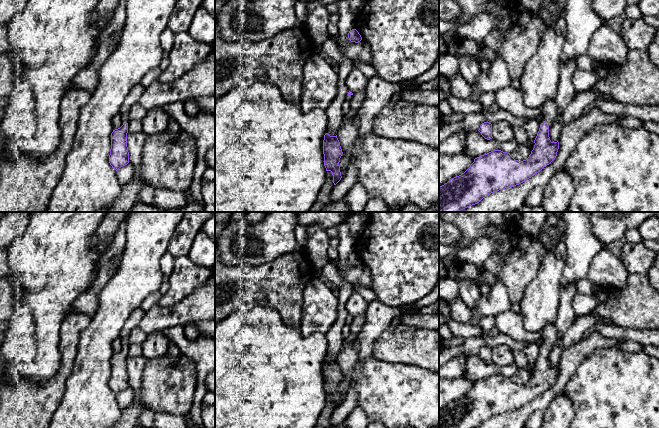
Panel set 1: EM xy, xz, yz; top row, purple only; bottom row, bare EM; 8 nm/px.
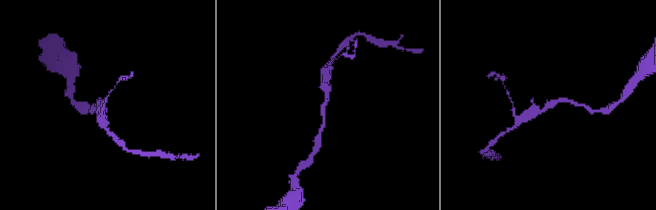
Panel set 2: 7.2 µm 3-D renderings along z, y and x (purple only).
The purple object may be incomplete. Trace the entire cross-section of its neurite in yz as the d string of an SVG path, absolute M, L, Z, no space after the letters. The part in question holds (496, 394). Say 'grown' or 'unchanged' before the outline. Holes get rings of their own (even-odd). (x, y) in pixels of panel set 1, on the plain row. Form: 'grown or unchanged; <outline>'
grown; M548 324L543 330L545 345L540 349L534 372L526 384L515 384L510 377L501 374L475 382L464 397L439 410L439 428L477 428L491 417L519 409L540 396L556 382L559 373L559 366L552 366L549 361L549 349L554 346L556 337L555 324Z

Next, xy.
grown; M136 308L127 319L125 326L121 331L120 338L123 342L123 349L113 354L111 357L111 373L109 379L109 387L116 395L129 387L129 376L127 371L128 357L128 334L132 328L137 327L145 312L140 308Z

